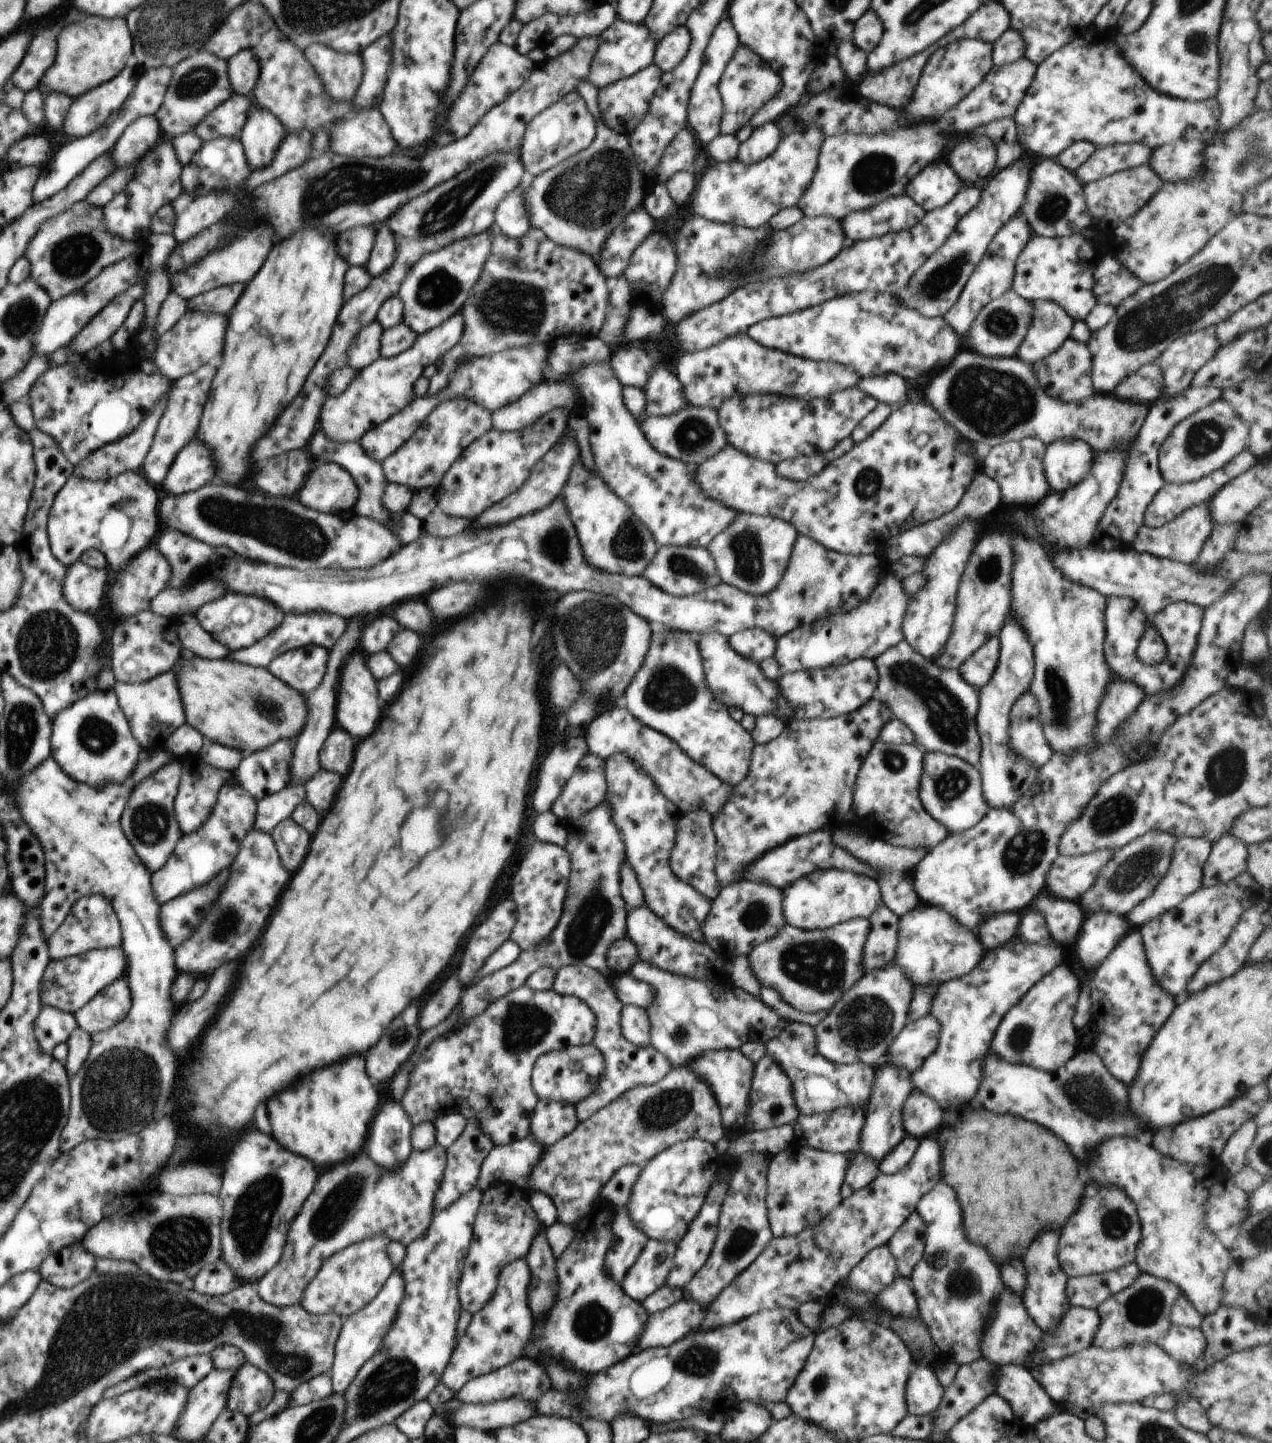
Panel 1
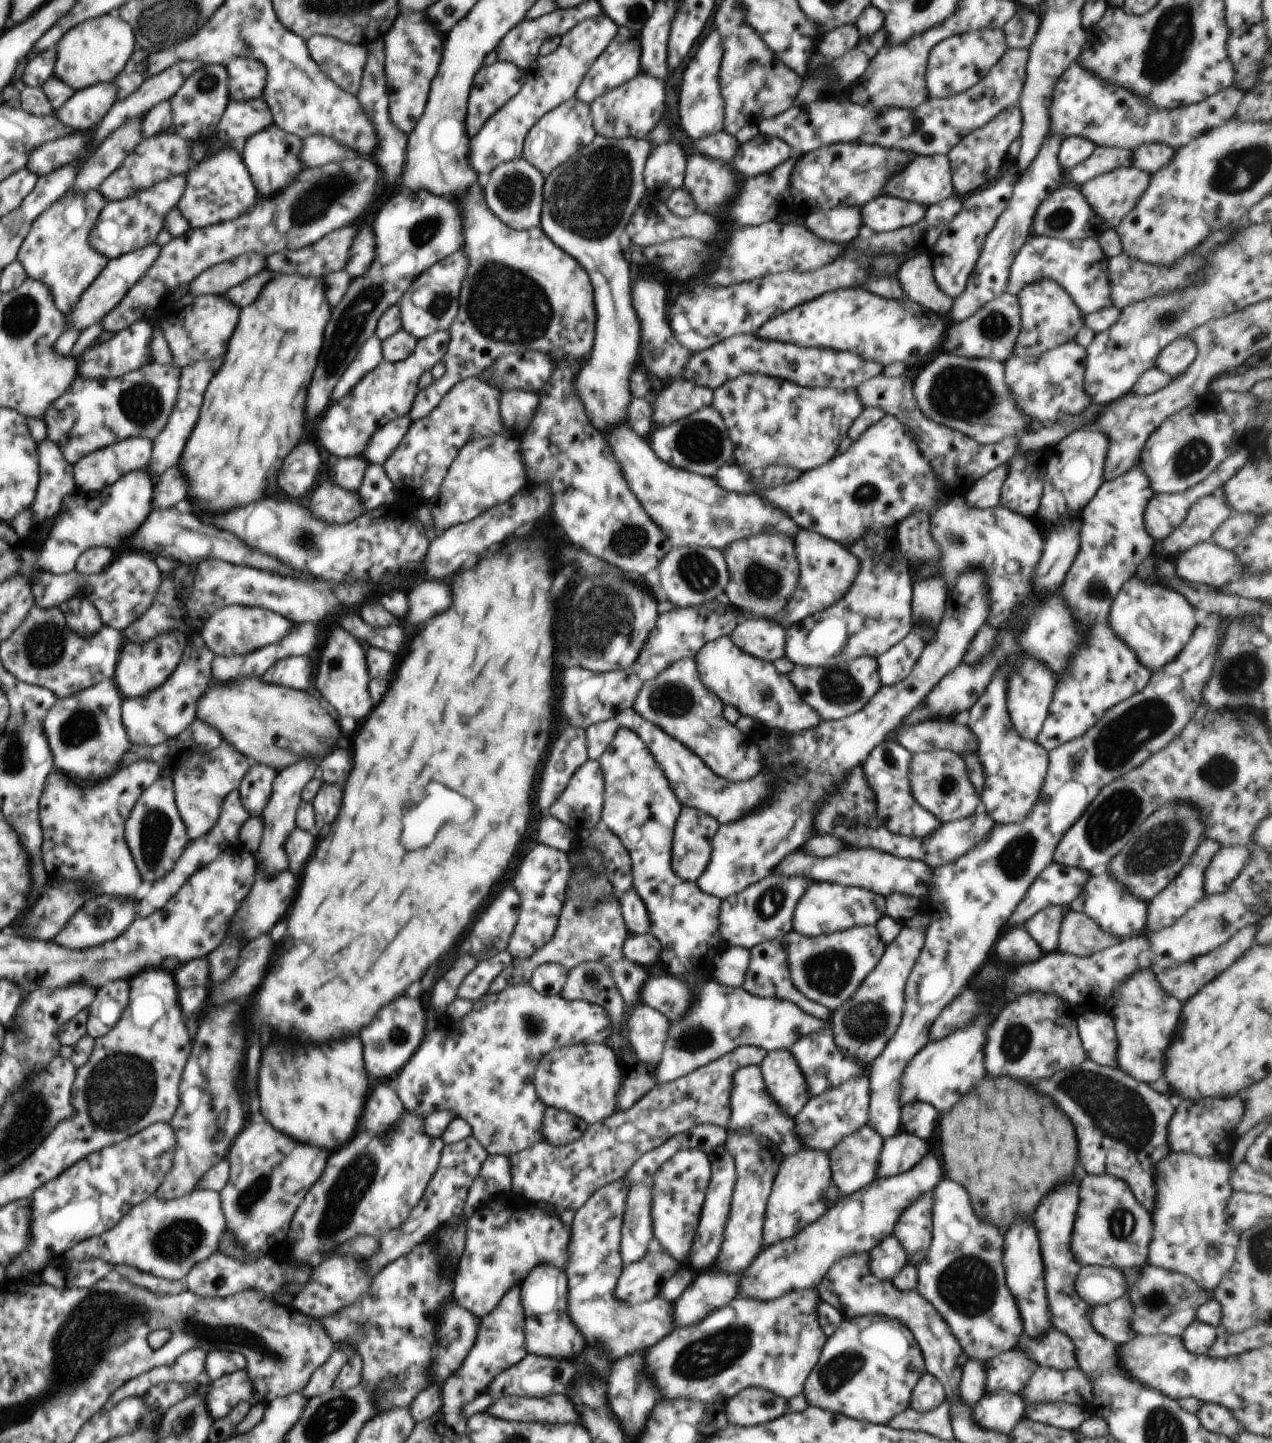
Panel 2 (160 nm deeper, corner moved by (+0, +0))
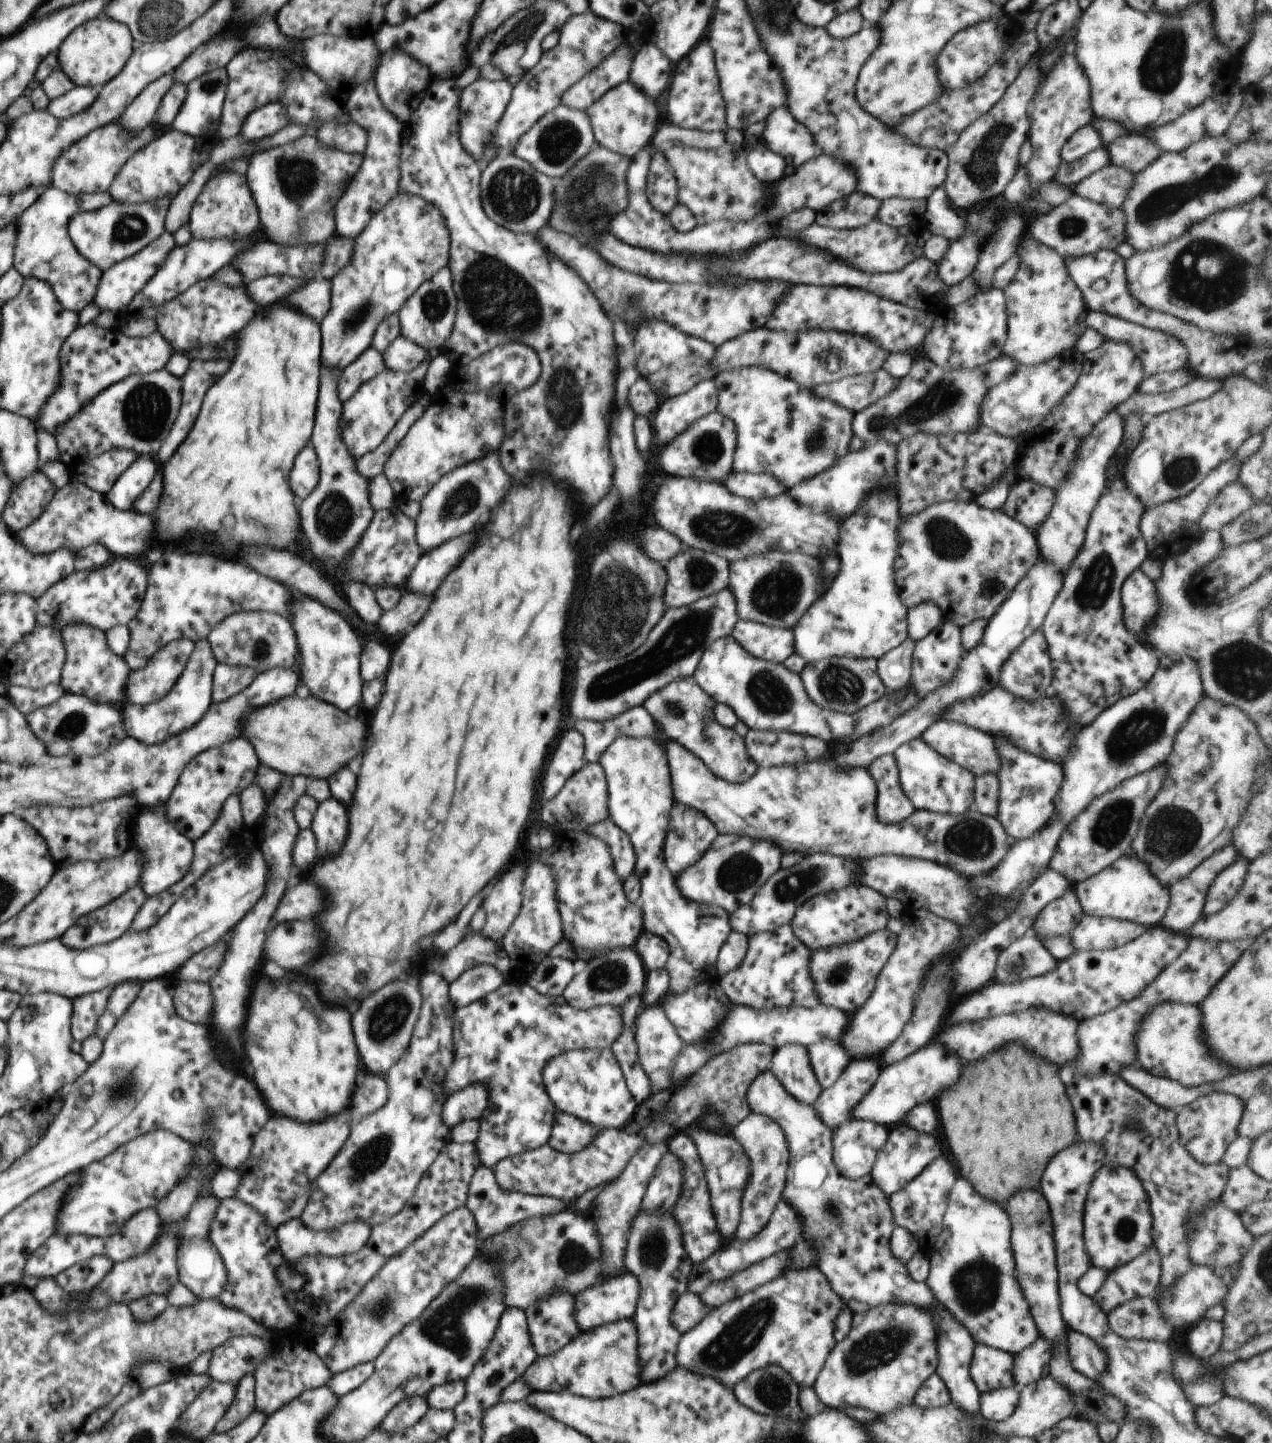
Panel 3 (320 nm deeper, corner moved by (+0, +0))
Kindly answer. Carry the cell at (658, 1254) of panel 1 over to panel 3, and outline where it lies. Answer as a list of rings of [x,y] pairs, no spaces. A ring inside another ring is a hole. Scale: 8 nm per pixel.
[[[623,1271],[607,1281],[583,1290],[575,1297],[575,1319],[577,1327],[582,1330],[592,1330],[611,1322],[627,1319],[634,1316],[640,1294],[638,1279],[630,1272]]]

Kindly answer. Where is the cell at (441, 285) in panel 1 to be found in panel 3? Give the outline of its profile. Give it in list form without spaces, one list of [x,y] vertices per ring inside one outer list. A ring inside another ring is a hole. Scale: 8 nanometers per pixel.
[[[448,266],[440,269],[430,280],[423,282],[399,310],[401,335],[414,344],[425,348],[440,349],[444,352],[446,341],[450,338],[457,313],[457,296],[453,291],[451,270]]]

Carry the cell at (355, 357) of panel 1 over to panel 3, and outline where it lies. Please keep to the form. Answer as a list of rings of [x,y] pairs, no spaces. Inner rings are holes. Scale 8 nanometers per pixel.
[[[370,346],[354,362],[351,362],[341,374],[338,394],[345,403],[365,382],[372,380],[385,370],[383,354]]]

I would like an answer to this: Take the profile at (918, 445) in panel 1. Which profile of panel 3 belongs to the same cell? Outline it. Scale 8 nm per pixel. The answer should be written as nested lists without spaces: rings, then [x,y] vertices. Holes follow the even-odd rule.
[[[876,441],[870,447],[863,445],[859,451],[850,450],[836,464],[824,473],[817,474],[809,481],[801,482],[792,489],[786,490],[795,501],[813,509],[826,509],[834,513],[840,520],[848,518],[859,505],[859,502],[878,485],[888,485],[897,492],[895,484],[897,471],[897,449],[884,441]]]

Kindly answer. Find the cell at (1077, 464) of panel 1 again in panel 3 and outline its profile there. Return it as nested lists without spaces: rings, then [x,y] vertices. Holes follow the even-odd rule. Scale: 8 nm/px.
[[[1110,411],[1090,431],[1090,434],[1082,439],[1067,481],[1057,491],[1054,491],[1055,499],[1052,510],[1035,533],[1042,560],[1057,566],[1064,576],[1081,551],[1096,503],[1108,490],[1105,485],[1105,472],[1116,449],[1121,445],[1124,427],[1123,416],[1119,415],[1118,411]]]

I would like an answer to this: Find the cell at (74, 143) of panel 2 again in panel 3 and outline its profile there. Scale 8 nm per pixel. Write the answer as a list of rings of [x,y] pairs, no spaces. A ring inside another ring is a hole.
[[[118,121],[109,122],[75,142],[58,157],[53,166],[52,186],[76,197],[81,194],[108,191],[129,158],[148,146],[160,133],[161,130],[155,125],[148,125],[134,134]]]

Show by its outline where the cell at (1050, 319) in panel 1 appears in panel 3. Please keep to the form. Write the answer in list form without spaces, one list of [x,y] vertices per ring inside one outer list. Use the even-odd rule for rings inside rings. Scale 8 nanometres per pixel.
[[[1025,235],[1014,255],[1019,258],[1019,267],[1010,284],[1003,289],[1007,312],[1007,337],[1003,352],[1017,360],[1020,365],[1039,365],[1064,351],[1074,349],[1079,336],[1086,328],[1084,321],[1088,308],[1083,301],[1081,290],[1068,272],[1065,260],[1054,249],[1043,245],[1032,236]]]

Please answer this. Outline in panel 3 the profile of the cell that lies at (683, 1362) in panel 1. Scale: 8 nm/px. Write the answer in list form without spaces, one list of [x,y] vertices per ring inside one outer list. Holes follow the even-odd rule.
[[[816,1265],[784,1272],[756,1290],[712,1308],[698,1326],[681,1336],[676,1353],[677,1365],[689,1368],[694,1374],[717,1378],[730,1388],[734,1388],[736,1383],[746,1379],[756,1369],[769,1364],[780,1365],[801,1390],[815,1382],[825,1365],[837,1343],[834,1336],[835,1322],[844,1313],[849,1313],[847,1304],[843,1303],[831,1287],[830,1281]]]

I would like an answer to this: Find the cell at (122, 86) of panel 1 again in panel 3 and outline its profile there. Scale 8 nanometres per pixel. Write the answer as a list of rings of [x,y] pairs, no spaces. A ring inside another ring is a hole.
[[[75,86],[70,92],[52,99],[47,110],[54,118],[64,120],[75,114],[88,110],[98,95],[102,86]]]

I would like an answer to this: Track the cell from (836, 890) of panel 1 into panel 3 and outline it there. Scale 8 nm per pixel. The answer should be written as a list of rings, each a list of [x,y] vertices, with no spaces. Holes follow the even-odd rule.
[[[854,885],[812,897],[796,909],[790,923],[794,934],[813,952],[850,945],[873,932],[884,930],[889,918],[886,897],[881,892]]]

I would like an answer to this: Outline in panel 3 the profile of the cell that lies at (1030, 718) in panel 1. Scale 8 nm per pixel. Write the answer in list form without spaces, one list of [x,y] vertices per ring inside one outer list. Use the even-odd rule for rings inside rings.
[[[1040,629],[1025,638],[1002,663],[999,684],[1014,696],[1032,702],[1046,694],[1052,673],[1048,643]]]

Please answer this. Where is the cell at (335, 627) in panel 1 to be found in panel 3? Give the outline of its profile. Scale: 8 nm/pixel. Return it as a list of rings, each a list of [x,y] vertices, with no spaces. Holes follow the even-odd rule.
[[[217,663],[213,674],[212,700],[221,703],[246,690],[260,674],[252,667],[237,667]]]

